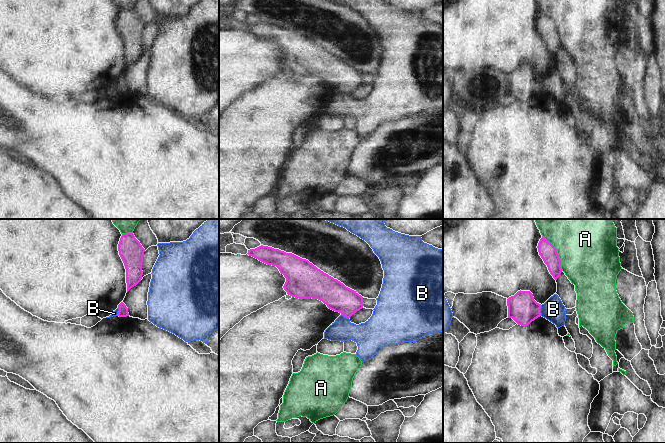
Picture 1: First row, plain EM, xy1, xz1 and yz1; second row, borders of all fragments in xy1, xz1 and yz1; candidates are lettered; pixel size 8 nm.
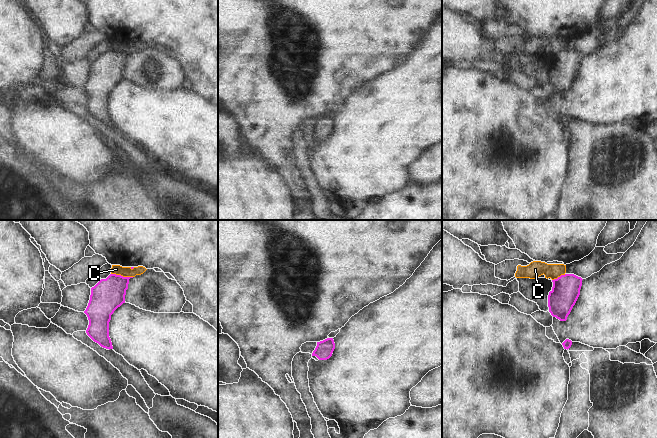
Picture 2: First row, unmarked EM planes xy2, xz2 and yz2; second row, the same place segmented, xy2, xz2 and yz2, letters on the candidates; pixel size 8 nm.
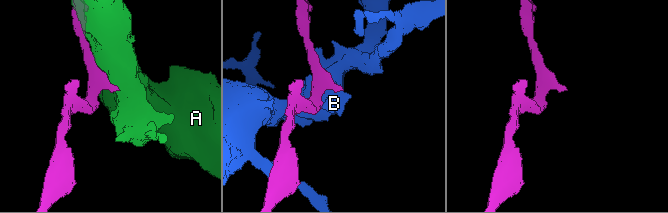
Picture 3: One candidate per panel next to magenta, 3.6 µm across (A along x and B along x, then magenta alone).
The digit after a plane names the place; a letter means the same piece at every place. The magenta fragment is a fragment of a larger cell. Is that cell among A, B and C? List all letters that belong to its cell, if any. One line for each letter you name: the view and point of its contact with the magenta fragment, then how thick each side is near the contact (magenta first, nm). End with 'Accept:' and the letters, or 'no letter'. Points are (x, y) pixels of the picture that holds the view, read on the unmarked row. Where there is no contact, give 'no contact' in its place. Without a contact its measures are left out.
Accept: no letter

